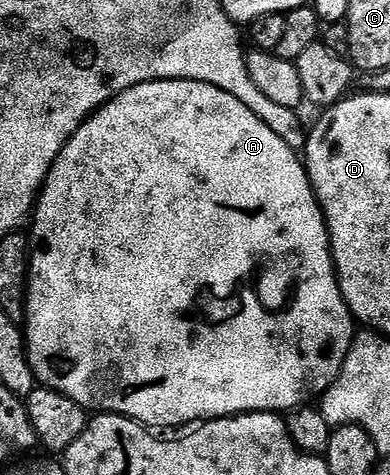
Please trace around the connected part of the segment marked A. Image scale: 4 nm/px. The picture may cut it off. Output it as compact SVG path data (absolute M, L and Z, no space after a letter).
M149 81L140 83L120 95L116 95L107 105L97 109L90 118L68 139L68 143L60 151L60 155L52 163L52 171L48 171L48 179L38 194L38 203L34 207L30 239L30 288L26 291L26 312L24 314L24 336L26 338L26 354L34 372L34 380L39 386L55 389L68 399L83 405L87 411L101 411L106 415L128 417L131 422L145 425L147 430L174 429L177 425L190 425L209 422L211 417L236 417L239 415L285 415L315 399L332 387L332 383L340 375L344 367L344 359L348 359L348 351L356 336L356 322L344 295L340 291L338 275L334 271L334 252L330 250L330 232L326 226L326 217L314 194L310 176L306 174L303 158L268 123L256 119L240 99L236 99L228 91L220 91L220 87L212 87L199 81Z

